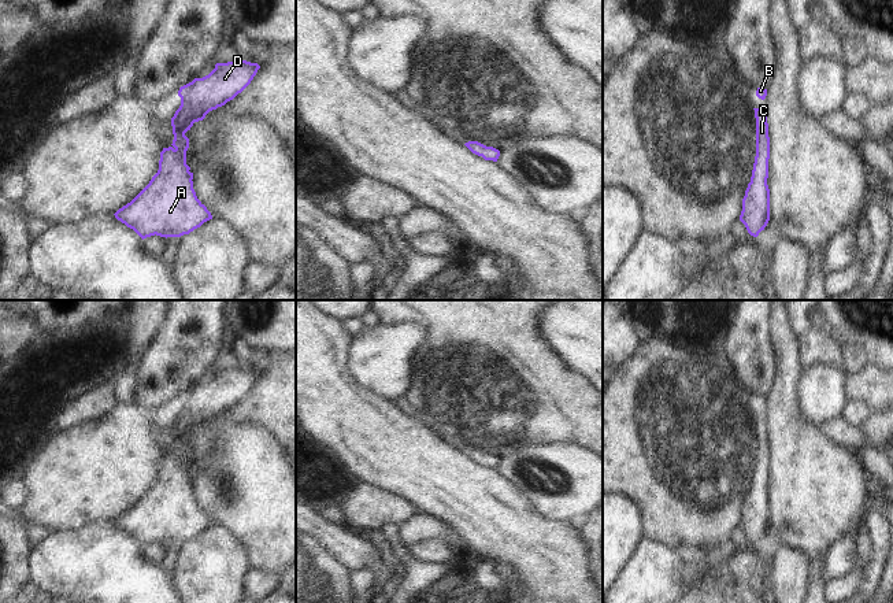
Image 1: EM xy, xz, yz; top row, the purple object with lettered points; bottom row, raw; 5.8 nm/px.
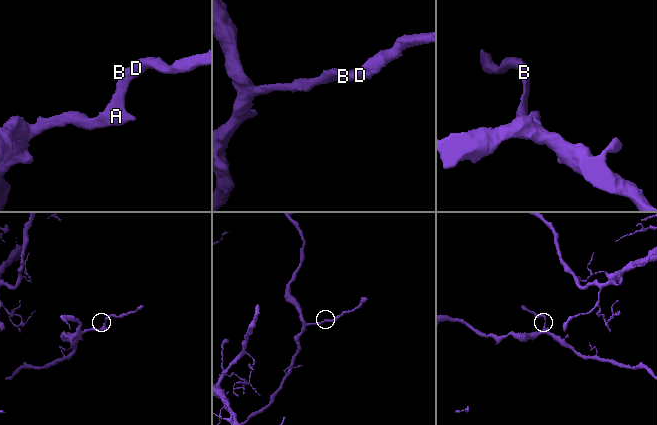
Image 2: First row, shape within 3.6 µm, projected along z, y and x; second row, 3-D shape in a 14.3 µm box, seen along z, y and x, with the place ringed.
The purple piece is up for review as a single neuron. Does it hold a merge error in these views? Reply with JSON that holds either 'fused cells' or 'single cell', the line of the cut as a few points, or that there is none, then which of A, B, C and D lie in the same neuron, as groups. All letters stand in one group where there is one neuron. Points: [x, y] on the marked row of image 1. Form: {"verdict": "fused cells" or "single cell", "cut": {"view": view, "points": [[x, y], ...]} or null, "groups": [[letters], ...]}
{"verdict": "single cell", "cut": null, "groups": [["A", "B", "C", "D"]]}

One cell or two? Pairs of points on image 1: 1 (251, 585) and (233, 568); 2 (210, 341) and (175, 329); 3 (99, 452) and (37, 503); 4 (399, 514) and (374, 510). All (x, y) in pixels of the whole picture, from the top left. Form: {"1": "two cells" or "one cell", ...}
{"1": "two cells", "2": "one cell", "3": "one cell", "4": "one cell"}

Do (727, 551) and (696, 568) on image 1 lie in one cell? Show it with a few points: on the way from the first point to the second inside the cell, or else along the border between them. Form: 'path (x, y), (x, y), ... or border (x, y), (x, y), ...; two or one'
path (719, 554), (704, 565); one

